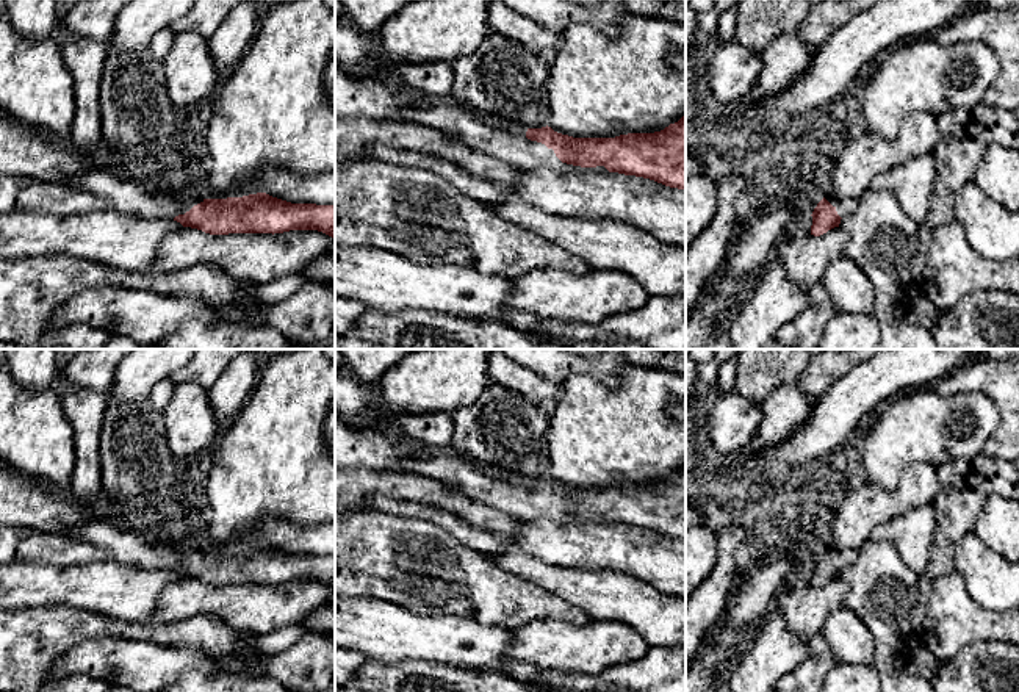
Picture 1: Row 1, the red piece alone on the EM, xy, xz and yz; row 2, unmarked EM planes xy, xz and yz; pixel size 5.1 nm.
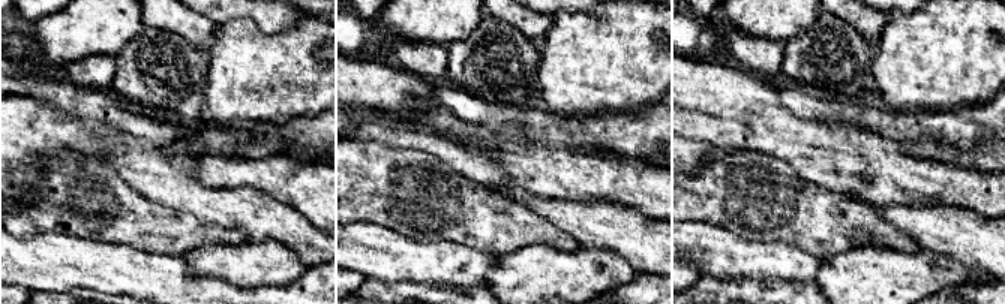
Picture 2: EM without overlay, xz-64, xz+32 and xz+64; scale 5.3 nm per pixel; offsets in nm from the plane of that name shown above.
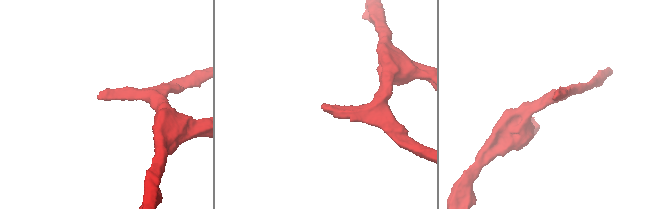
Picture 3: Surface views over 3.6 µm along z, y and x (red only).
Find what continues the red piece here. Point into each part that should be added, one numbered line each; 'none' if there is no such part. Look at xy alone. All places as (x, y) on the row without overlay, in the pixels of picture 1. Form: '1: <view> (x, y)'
1: xy (124, 547)

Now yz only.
1: yz (844, 558)

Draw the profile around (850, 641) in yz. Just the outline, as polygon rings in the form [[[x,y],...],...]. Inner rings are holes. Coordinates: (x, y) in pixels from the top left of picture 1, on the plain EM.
[[[848,607],[830,614],[820,631],[839,665],[870,665],[875,640],[866,623]]]

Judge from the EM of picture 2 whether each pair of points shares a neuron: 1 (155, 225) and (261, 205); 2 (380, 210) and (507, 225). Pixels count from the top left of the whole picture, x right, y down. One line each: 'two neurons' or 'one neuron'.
1: two neurons
2: one neuron

